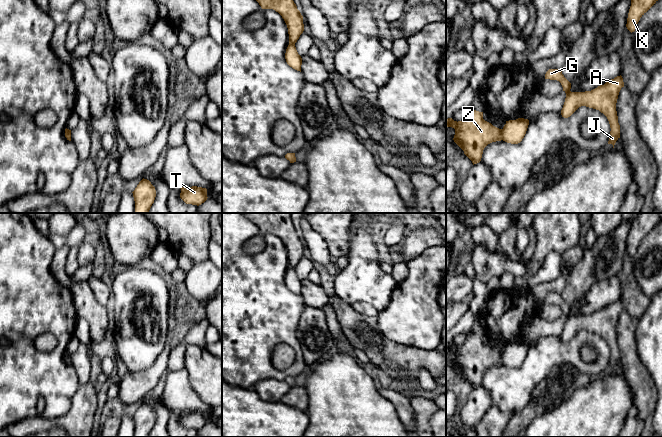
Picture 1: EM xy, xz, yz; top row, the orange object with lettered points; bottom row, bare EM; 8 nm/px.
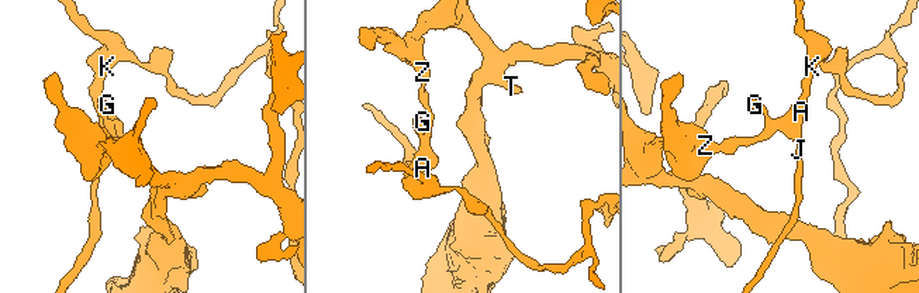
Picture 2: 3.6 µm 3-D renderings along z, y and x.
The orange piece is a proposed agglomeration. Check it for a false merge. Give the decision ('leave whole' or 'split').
split

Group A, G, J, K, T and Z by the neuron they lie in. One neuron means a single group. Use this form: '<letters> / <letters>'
A G J K / T Z

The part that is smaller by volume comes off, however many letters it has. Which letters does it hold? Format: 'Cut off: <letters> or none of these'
Cut off: A, G, J, K

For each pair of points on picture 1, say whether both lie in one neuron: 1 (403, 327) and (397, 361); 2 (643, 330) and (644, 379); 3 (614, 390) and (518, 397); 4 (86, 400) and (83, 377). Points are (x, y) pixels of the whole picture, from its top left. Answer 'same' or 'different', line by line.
1: different
2: different
3: different
4: different

